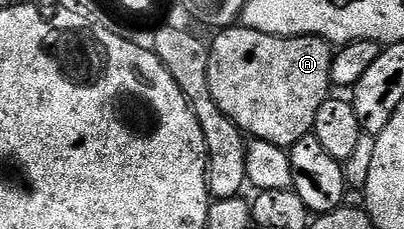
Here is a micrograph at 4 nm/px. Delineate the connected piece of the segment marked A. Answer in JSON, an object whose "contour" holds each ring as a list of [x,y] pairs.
{"contour":[[[243,26],[221,28],[213,36],[216,37],[210,40],[208,50],[208,77],[210,94],[214,94],[214,102],[218,102],[222,114],[251,139],[274,142],[279,148],[291,149],[309,135],[314,118],[318,118],[318,106],[329,100],[333,91],[330,78],[333,45],[317,36],[275,36]]]}

